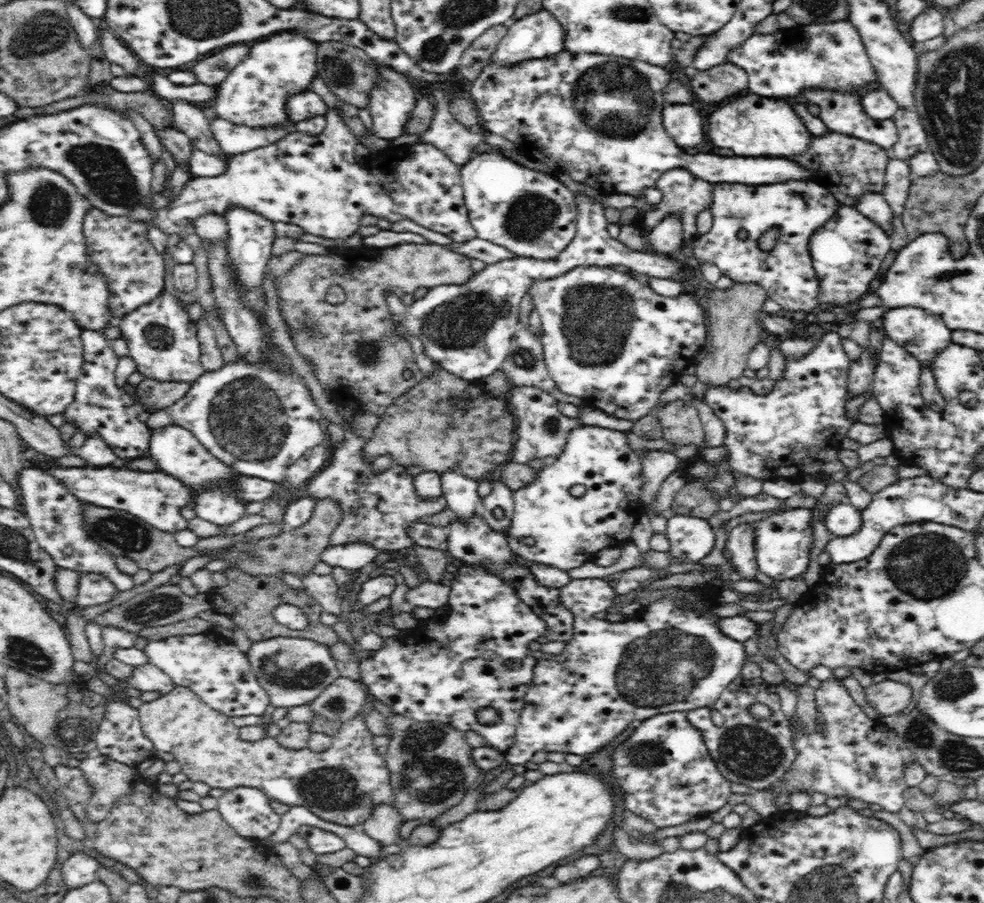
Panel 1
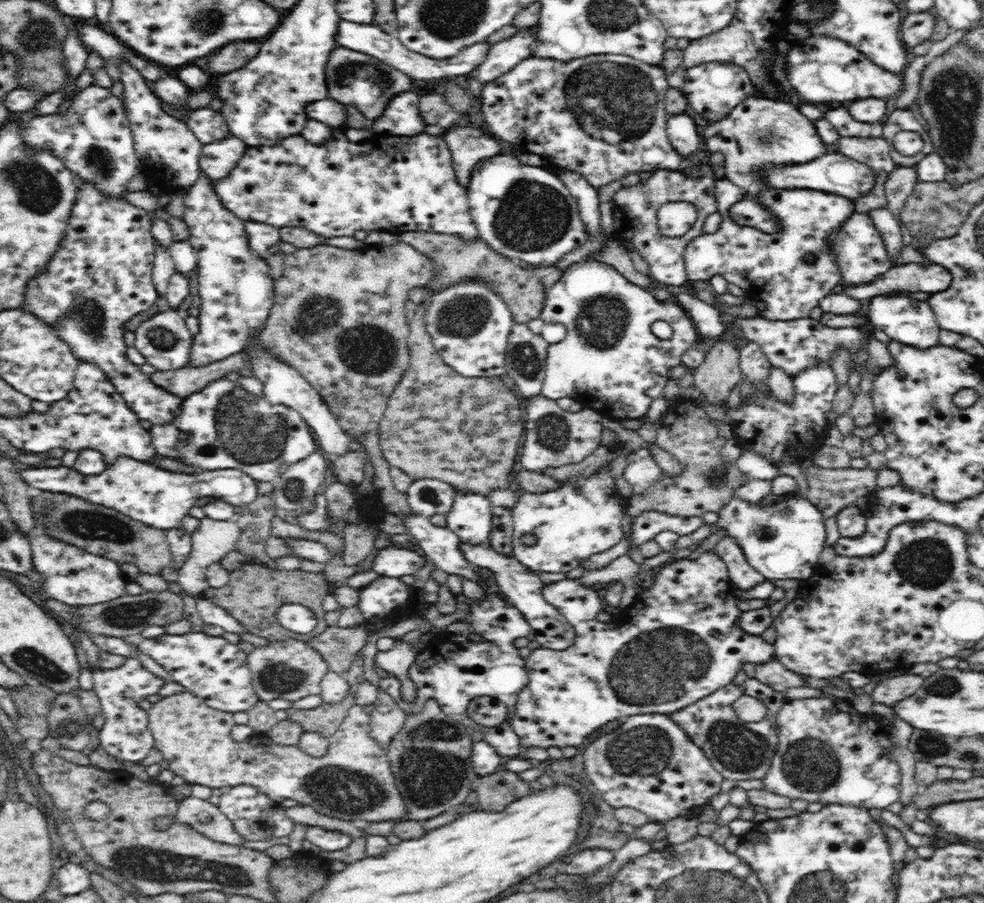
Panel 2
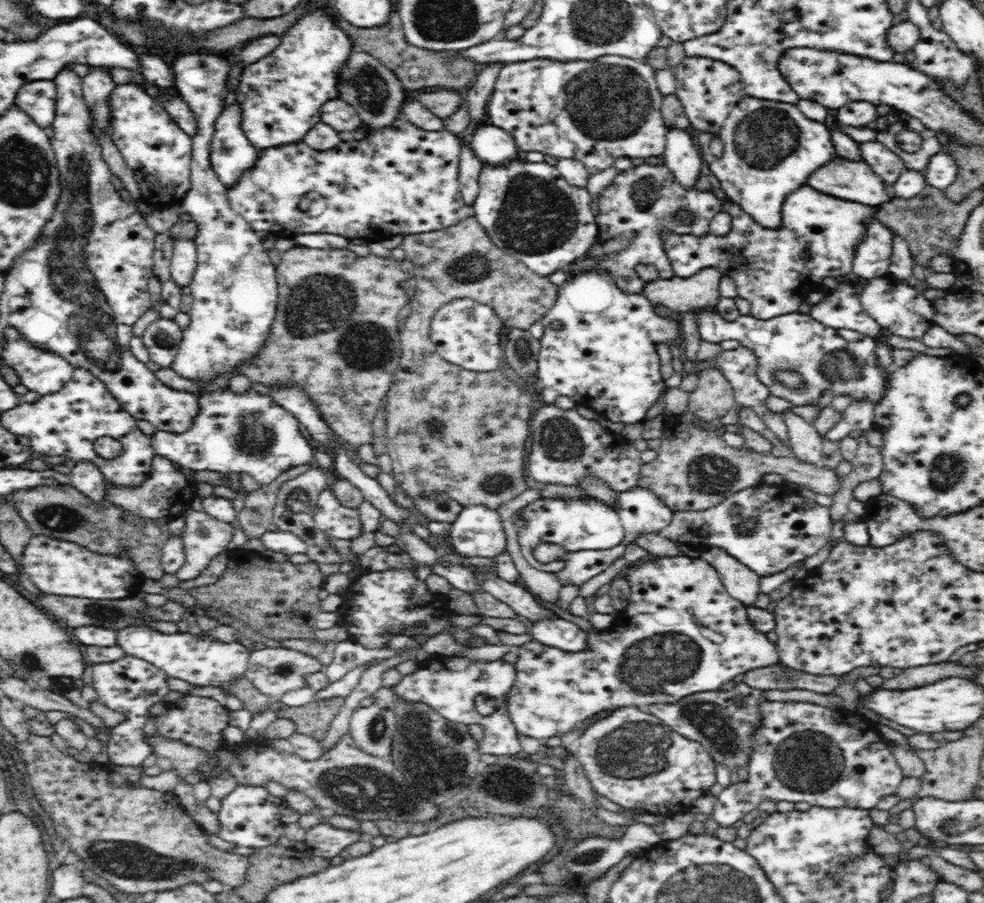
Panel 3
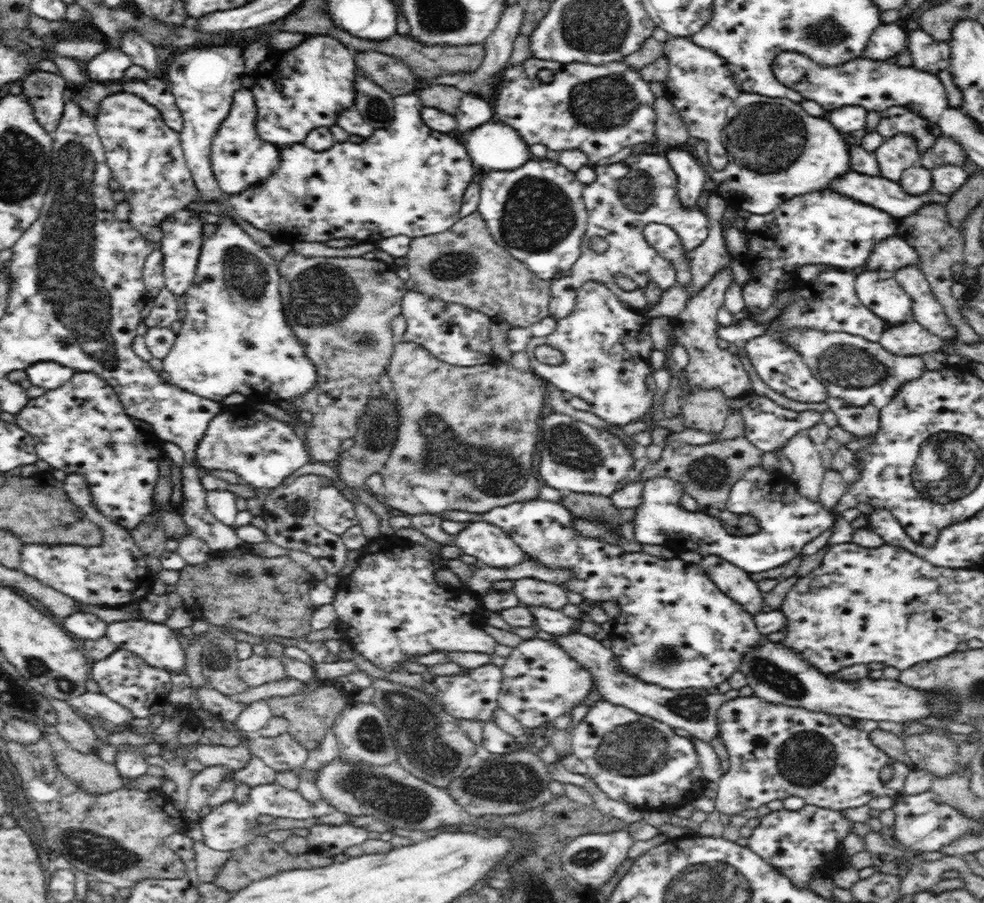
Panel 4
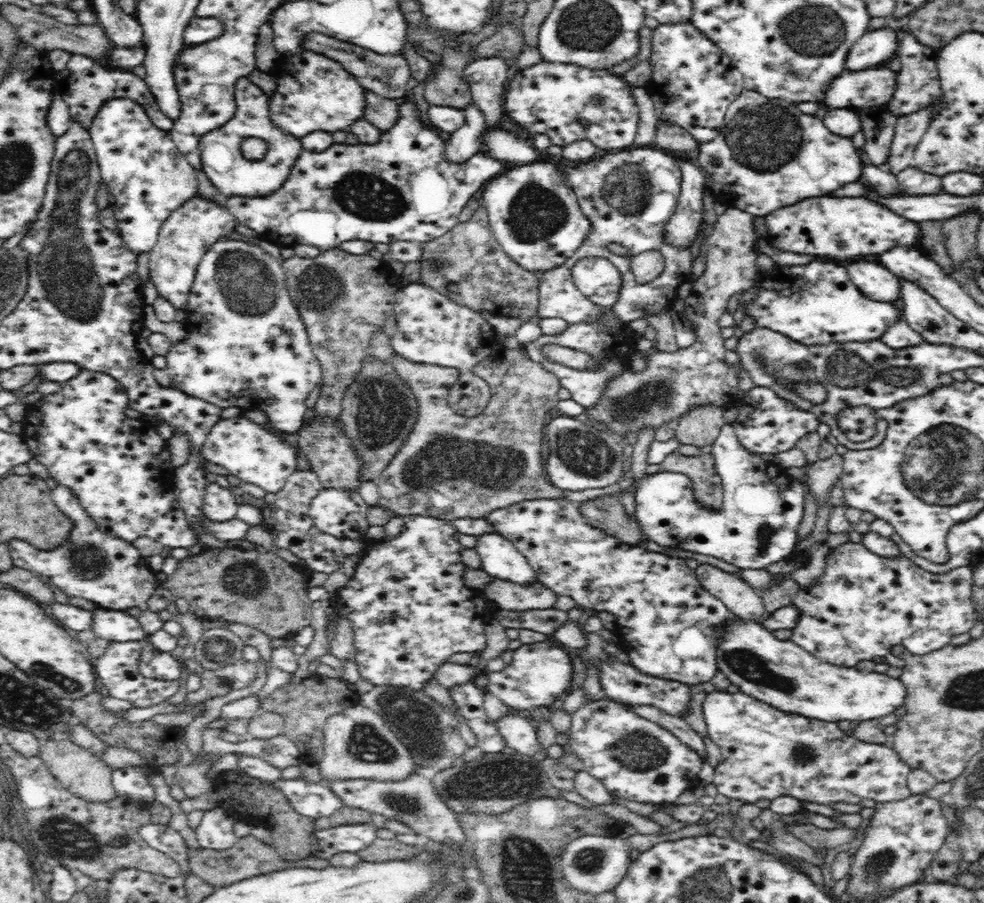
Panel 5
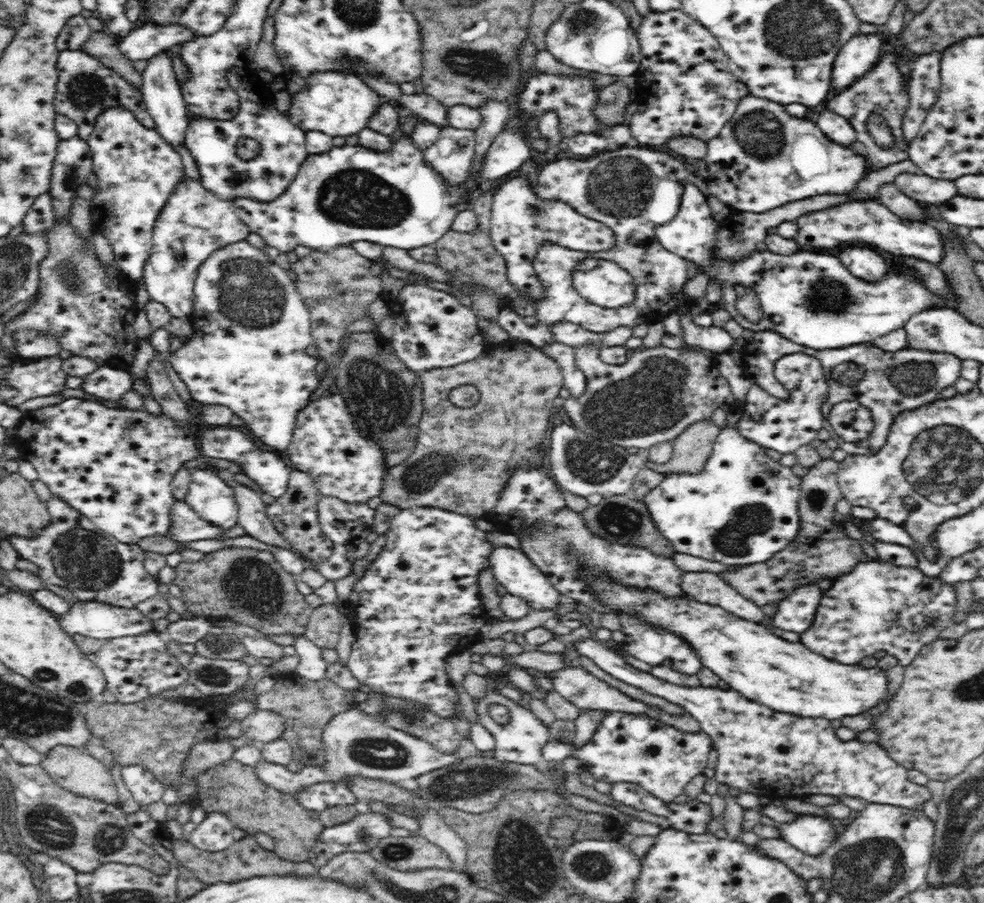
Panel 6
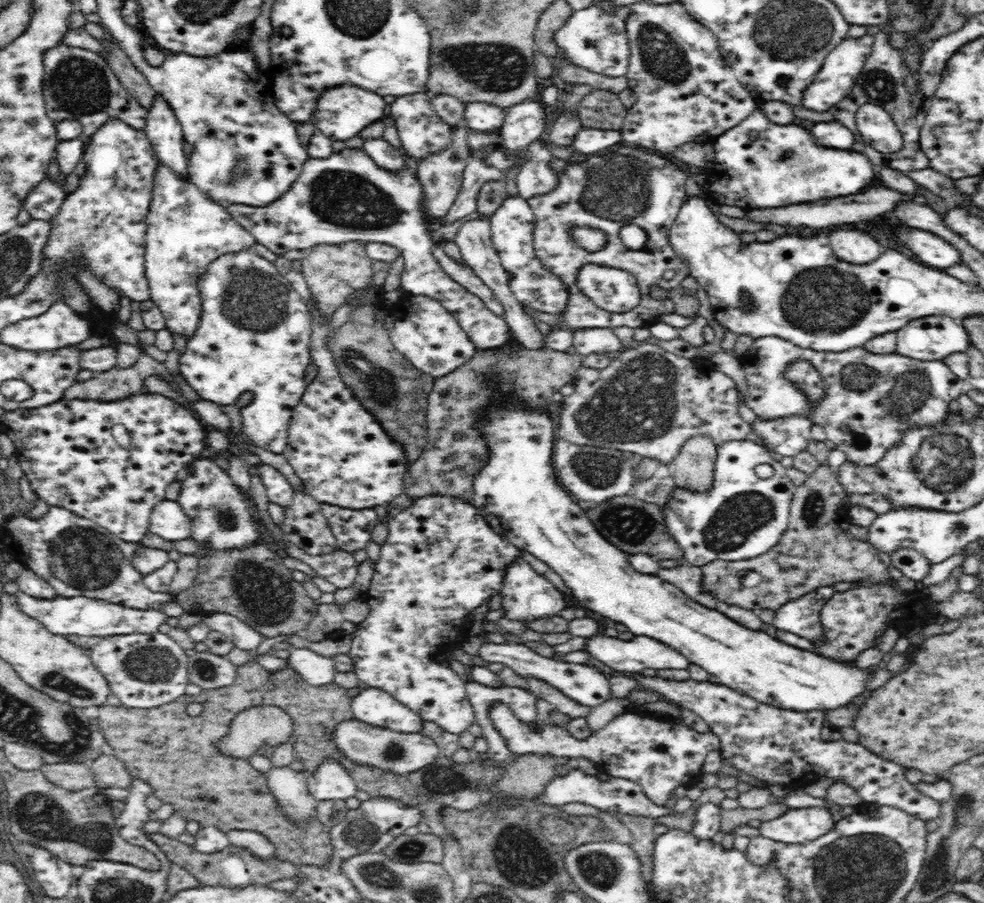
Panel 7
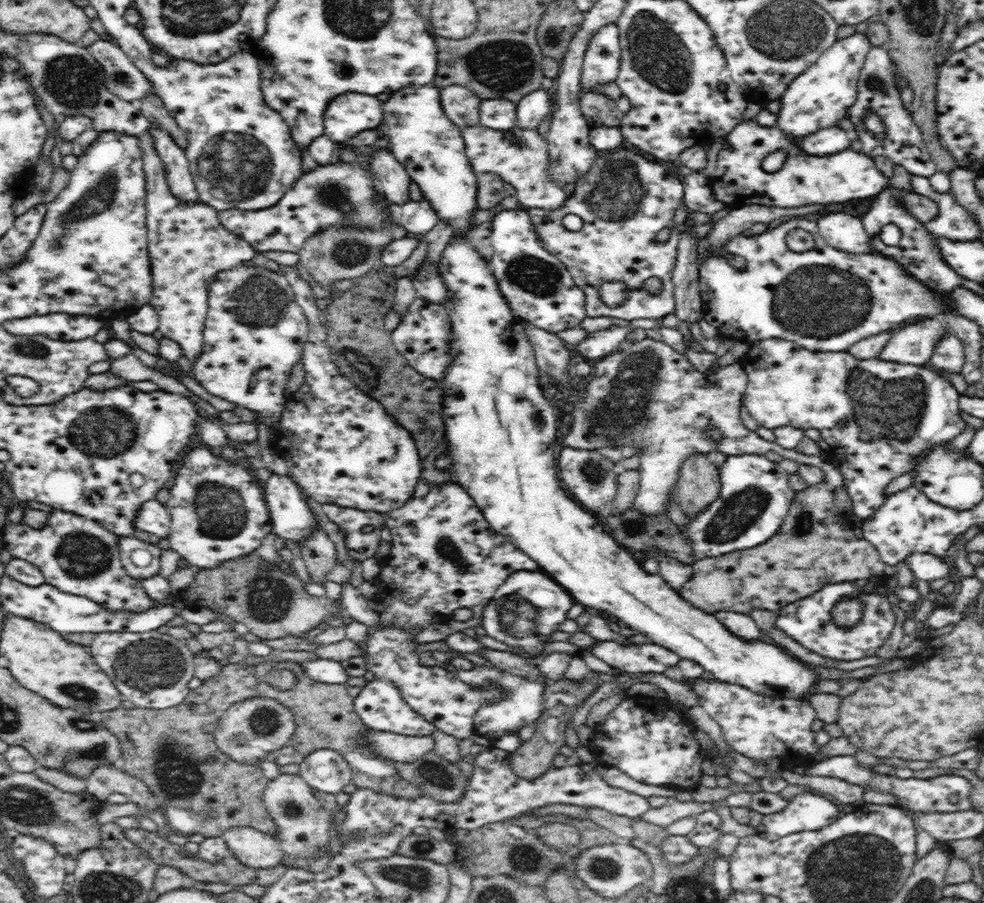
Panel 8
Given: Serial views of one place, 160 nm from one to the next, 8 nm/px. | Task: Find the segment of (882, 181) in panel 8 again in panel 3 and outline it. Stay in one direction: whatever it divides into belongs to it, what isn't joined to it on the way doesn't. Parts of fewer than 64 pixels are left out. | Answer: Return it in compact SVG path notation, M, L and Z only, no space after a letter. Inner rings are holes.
M745 95L731 109L732 112L716 134L698 131L696 136L698 138L697 148L701 154L704 154L701 157L704 158L708 167L710 167L710 171L722 185L722 190L726 193L730 202L740 206L741 211L760 223L763 228L778 230L777 228L780 228L782 224L781 211L786 196L794 190L799 190L800 186L807 184L808 176L814 170L818 170L820 166L824 166L824 164L828 164L836 158L832 136L822 122L806 118L794 104L762 100ZM714 135L720 137L724 145L724 152L722 152L720 158L716 158L709 147Z

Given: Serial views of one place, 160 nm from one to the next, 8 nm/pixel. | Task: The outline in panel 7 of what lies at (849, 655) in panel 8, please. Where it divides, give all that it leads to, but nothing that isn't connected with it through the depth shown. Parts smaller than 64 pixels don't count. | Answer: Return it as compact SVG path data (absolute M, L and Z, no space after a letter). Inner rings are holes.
M816 587L804 596L790 600L776 611L772 629L786 630L816 644L824 636L820 620L822 606L834 596L832 587Z

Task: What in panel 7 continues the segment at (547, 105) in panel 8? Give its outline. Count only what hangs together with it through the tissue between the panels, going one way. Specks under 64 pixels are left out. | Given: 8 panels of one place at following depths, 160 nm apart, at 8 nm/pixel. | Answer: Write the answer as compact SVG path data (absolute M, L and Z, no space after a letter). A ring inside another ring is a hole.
M528 99L506 108L504 124L498 130L504 154L519 155L533 140L540 138L546 128L546 111L540 99Z

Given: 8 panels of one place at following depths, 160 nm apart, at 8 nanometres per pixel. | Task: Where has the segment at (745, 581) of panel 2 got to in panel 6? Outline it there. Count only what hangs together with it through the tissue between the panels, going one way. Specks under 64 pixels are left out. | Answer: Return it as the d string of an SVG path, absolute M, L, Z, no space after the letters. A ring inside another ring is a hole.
M683 572L680 575L680 588L691 599L722 607L738 618L755 623L764 620L762 607L738 594L718 573Z

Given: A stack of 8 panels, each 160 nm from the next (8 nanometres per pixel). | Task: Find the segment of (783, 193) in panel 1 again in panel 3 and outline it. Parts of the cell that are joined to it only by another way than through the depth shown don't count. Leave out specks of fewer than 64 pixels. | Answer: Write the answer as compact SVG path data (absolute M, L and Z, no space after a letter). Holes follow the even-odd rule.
M804 186L788 196L781 211L782 224L778 230L763 228L760 223L741 211L740 206L730 202L728 196L723 208L732 218L731 232L727 236L696 237L666 232L662 236L664 251L676 276L690 278L704 267L714 267L722 276L732 278L736 283L738 297L750 303L749 316L759 320L770 320L790 312L799 312L800 305L806 298L804 292L808 284L822 283L823 278L835 279L848 274L852 269L854 252L865 238L869 219L877 215L875 208L829 196L810 186ZM803 253L808 253L810 259L804 259Z

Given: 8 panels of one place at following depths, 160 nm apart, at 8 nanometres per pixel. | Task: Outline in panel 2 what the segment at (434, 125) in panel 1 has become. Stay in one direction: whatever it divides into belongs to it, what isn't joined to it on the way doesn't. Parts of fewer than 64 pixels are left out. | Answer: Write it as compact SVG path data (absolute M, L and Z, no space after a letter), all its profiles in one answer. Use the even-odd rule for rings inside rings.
M463 125L450 126L442 133L452 153L453 168L460 186L468 190L471 177L480 160L500 155L502 146L495 136L485 135L480 129Z

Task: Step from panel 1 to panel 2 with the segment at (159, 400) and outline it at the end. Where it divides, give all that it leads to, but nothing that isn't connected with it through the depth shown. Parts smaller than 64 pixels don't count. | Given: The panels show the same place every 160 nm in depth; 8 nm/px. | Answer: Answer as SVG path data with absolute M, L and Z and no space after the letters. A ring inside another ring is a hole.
M240 351L224 360L206 366L188 366L176 370L156 371L150 375L150 379L157 387L185 399L206 388L210 382L224 378L228 372L247 369L250 369L248 353Z

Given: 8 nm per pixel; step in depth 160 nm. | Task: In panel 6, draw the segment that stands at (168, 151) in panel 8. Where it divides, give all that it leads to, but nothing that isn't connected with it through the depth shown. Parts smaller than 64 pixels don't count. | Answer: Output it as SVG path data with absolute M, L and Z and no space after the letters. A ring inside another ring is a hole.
M168 51L158 52L152 56L146 64L142 75L142 86L140 87L143 99L149 112L154 120L155 131L167 142L170 146L178 148L184 144L185 134L188 128L188 118L186 110L186 101L184 100L181 86L178 85L176 75L172 69L171 57Z

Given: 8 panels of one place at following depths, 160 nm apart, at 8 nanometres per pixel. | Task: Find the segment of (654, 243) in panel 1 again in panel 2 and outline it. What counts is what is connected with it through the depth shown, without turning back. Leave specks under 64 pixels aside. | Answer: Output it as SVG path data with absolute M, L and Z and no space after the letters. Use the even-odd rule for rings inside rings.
M672 202L659 207L657 223L664 237L682 237L697 221L697 208L688 202Z

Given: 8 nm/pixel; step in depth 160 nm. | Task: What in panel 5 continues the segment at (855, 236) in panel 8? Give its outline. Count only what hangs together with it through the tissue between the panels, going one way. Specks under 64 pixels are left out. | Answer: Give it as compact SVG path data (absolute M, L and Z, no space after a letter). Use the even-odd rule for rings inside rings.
M862 259L860 262L852 261L852 264L845 264L848 266L847 271L850 280L864 295L877 302L888 302L889 304L897 304L900 298L901 283L900 278L894 273L890 272L884 265L880 265L874 259Z

